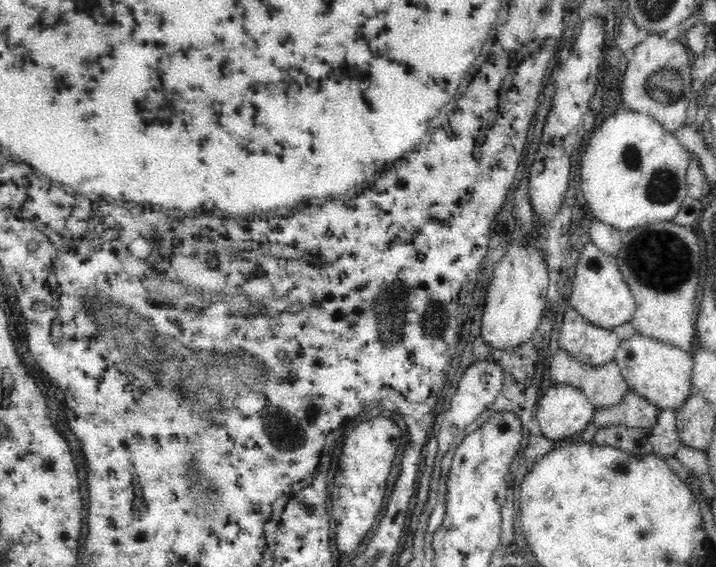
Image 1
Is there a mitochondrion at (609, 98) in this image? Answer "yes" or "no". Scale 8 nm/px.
no

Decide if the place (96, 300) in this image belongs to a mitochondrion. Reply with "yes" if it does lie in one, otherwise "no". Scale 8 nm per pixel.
yes

